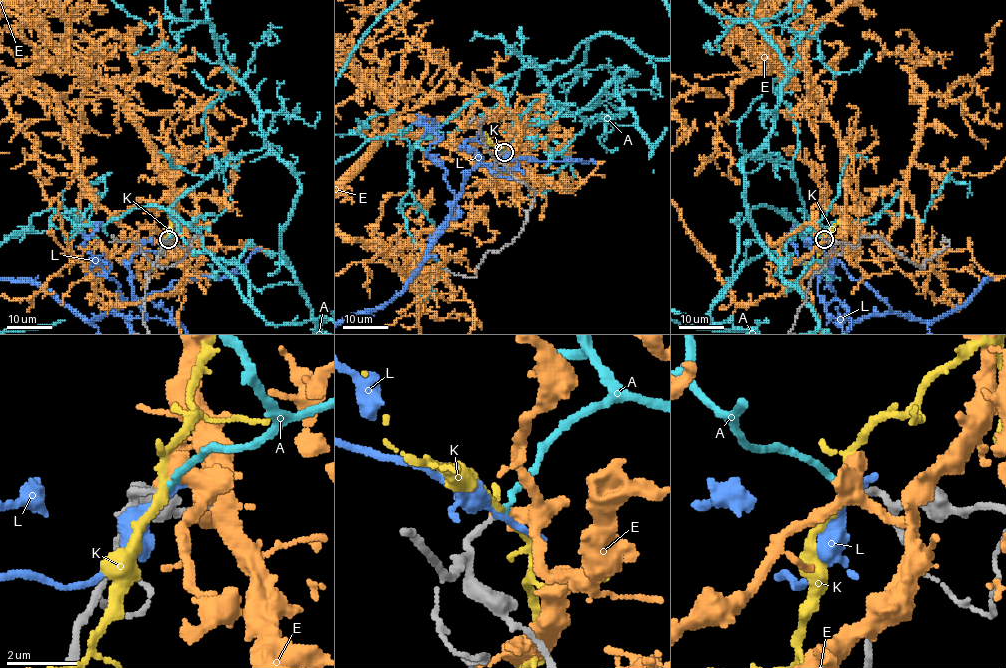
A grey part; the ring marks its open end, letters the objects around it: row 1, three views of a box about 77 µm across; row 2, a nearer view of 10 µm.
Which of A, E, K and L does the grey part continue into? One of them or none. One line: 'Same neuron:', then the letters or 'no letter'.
Same neuron: A

